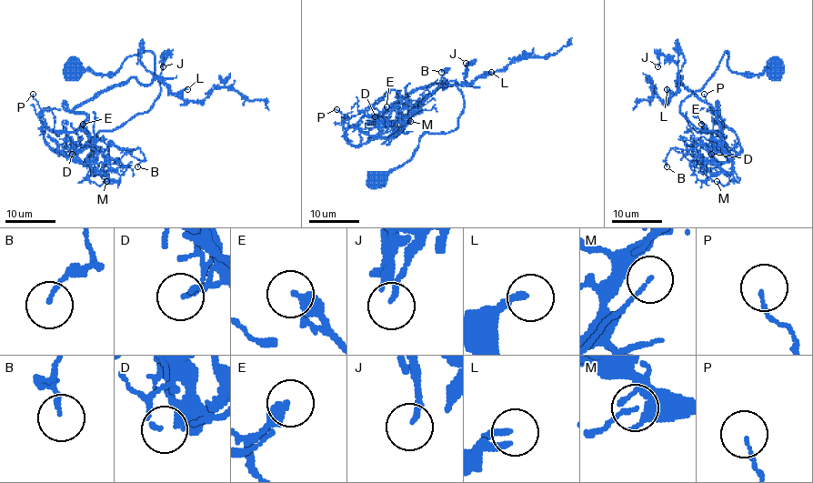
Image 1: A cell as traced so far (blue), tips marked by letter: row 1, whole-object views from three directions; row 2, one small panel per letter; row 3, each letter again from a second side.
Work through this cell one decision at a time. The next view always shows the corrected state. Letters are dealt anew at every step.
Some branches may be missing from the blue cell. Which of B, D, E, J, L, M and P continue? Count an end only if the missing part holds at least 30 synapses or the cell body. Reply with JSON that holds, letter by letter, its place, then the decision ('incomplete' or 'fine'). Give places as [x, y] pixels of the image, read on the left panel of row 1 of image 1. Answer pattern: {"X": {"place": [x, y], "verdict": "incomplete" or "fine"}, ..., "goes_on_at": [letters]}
{"B": {"place": [137, 166], "verdict": "fine"}, "D": {"place": [72, 154], "verdict": "fine"}, "E": {"place": [83, 124], "verdict": "fine"}, "J": {"place": [163, 66], "verdict": "fine"}, "L": {"place": [187, 89], "verdict": "fine"}, "M": {"place": [106, 181], "verdict": "fine"}, "P": {"place": [33, 94], "verdict": "fine"}, "goes_on_at": []}

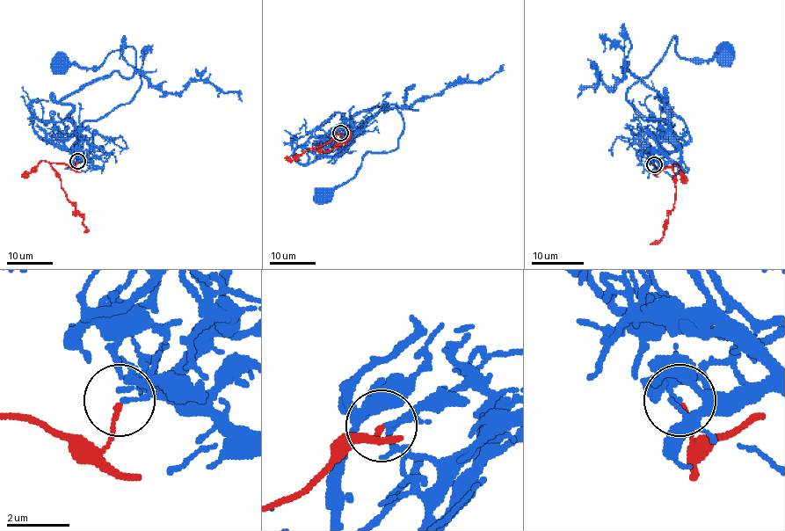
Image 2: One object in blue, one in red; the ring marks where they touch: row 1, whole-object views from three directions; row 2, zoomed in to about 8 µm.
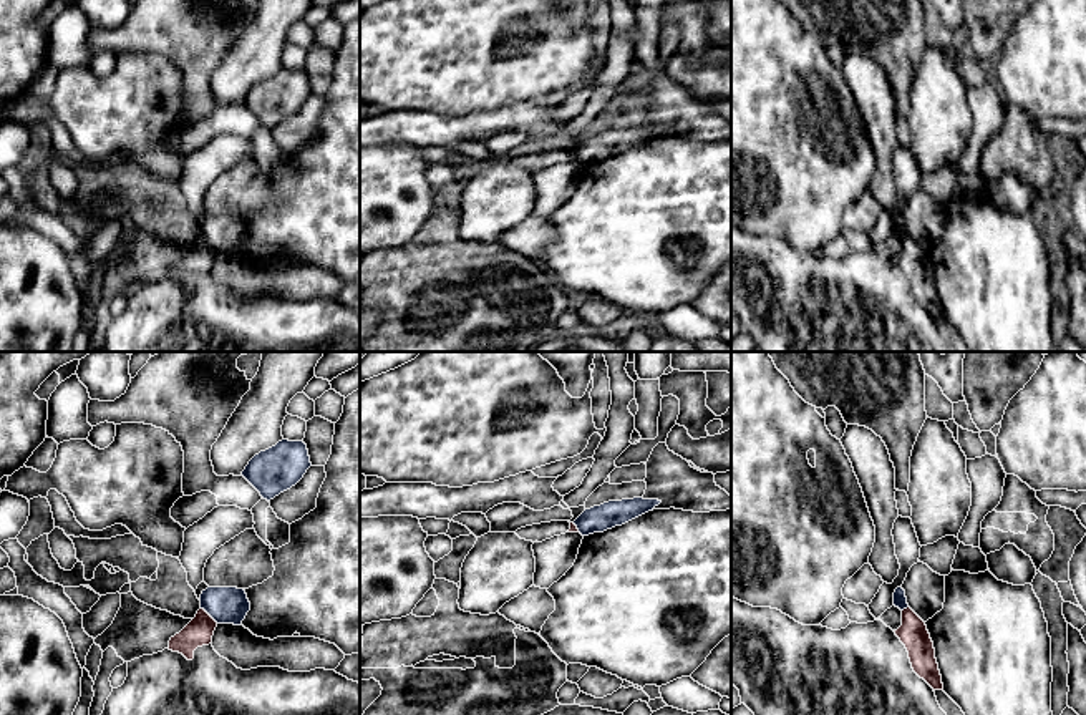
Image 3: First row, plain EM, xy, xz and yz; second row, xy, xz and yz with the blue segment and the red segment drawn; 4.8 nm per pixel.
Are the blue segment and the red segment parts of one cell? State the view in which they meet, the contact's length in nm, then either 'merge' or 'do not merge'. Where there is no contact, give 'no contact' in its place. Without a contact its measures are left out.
meets blue in xy; contact 120 nm long; do not merge

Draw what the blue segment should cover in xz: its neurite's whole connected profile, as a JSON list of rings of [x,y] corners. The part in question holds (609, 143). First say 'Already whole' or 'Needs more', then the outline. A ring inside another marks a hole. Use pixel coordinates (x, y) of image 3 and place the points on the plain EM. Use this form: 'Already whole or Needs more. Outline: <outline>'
Already whole. Outline: [[[622,128],[622,129],[608,129],[600,134],[594,134],[585,138],[574,153],[577,154],[582,164],[589,164],[594,161],[604,161],[615,154],[622,154],[648,139],[653,139],[662,129],[658,128]]]

